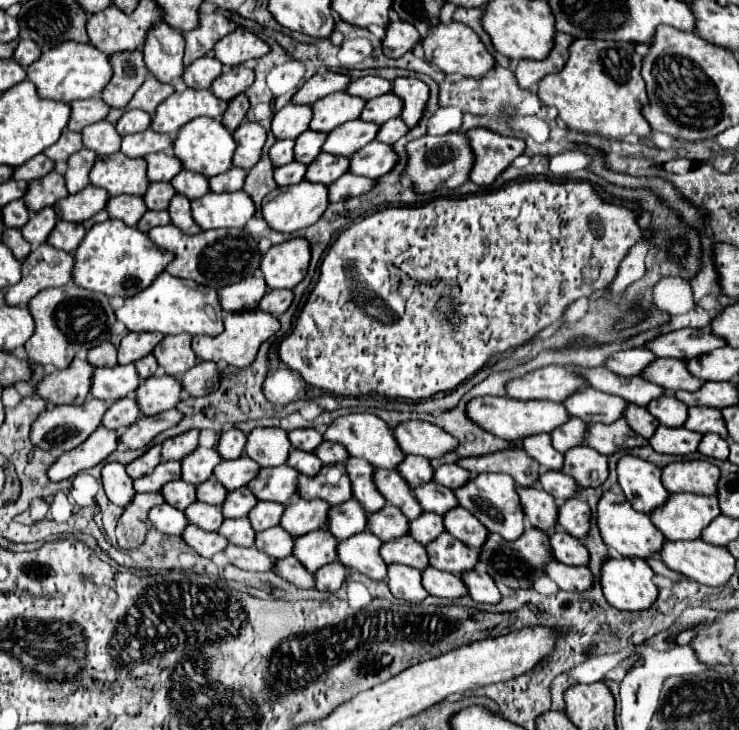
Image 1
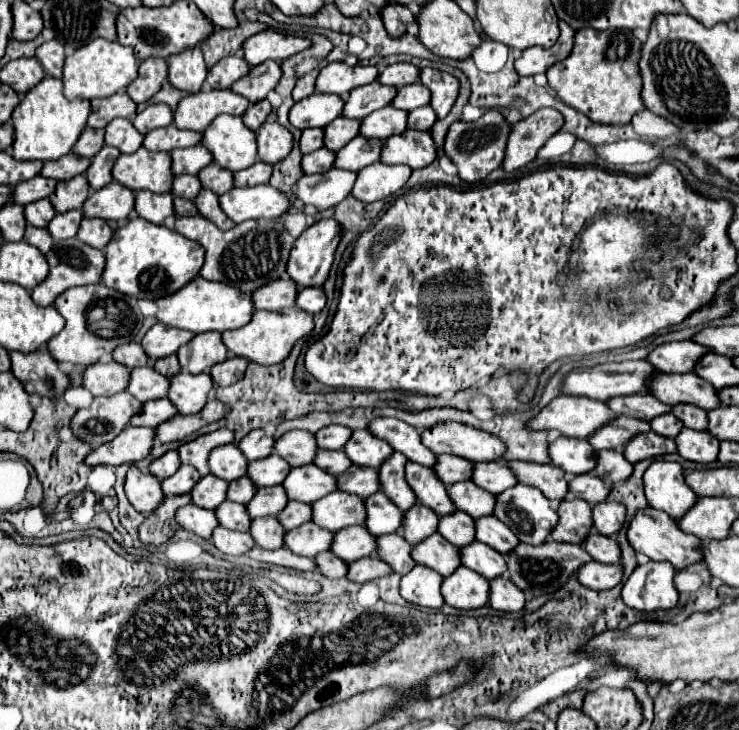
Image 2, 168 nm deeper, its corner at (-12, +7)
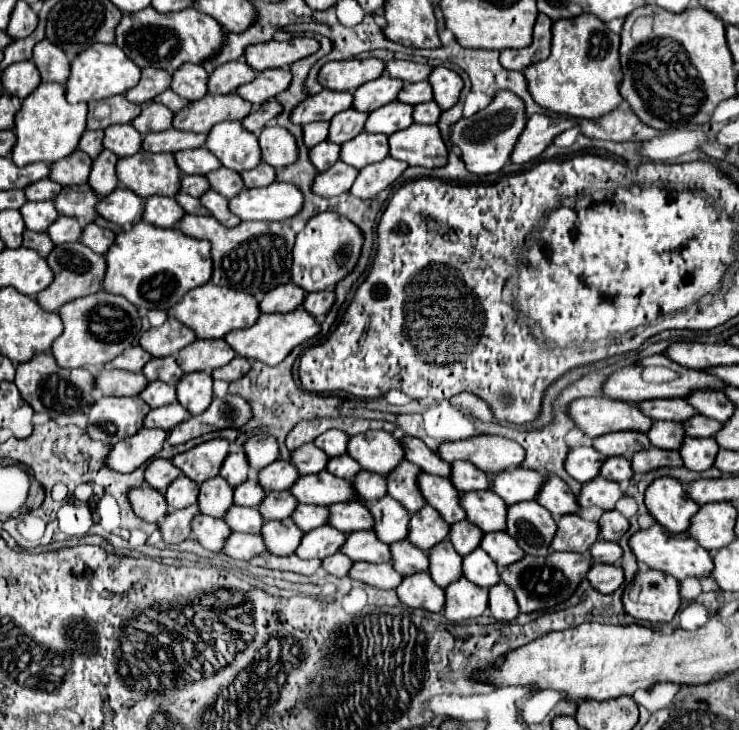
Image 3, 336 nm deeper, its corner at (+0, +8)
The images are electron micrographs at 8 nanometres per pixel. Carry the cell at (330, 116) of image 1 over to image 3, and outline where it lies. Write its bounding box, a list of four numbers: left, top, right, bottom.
[352,74,402,112]

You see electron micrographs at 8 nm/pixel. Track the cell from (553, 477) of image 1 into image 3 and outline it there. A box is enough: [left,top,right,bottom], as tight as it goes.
[578,476,624,510]

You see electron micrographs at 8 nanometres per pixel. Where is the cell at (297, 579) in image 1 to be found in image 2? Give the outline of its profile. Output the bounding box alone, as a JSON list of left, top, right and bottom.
[316,551,348,579]

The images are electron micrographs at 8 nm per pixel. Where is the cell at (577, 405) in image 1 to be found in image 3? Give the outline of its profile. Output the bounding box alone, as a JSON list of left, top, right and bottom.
[636,398,698,422]

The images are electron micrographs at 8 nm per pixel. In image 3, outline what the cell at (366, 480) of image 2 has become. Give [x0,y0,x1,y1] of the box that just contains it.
[352,470,386,502]

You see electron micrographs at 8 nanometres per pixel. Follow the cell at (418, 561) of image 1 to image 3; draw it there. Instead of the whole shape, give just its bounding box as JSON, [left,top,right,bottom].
[428,540,462,588]

